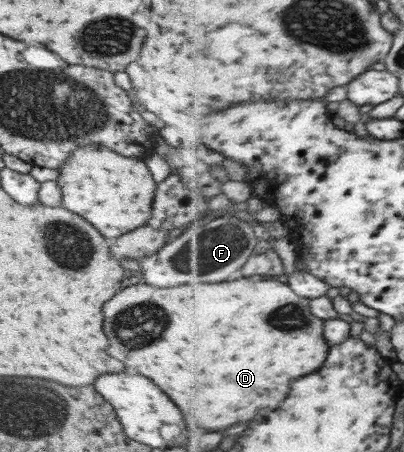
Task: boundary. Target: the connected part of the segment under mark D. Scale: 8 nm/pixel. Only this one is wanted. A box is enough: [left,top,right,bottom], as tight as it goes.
[103,277,331,431]

